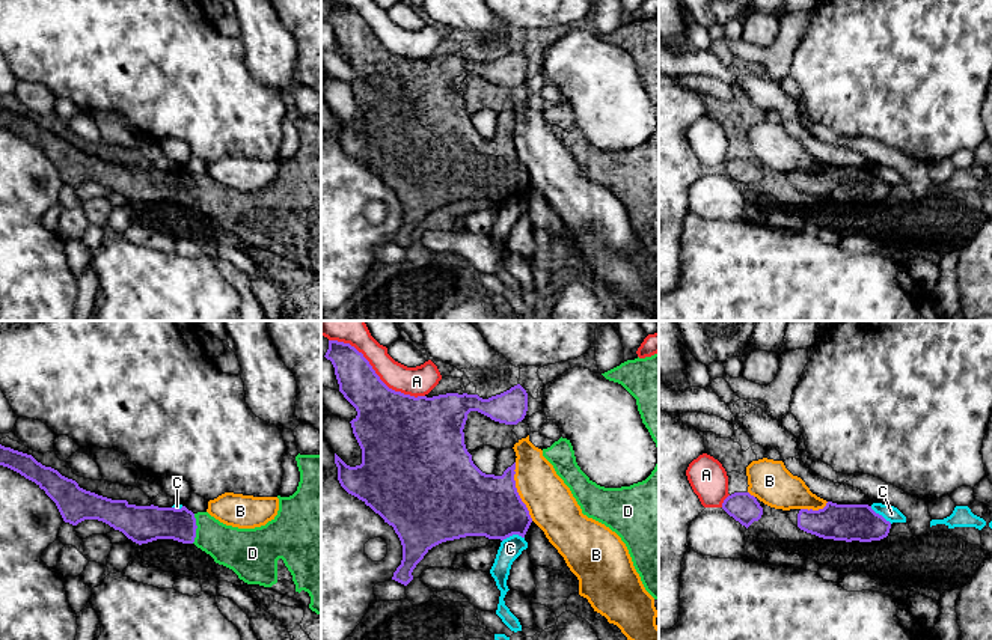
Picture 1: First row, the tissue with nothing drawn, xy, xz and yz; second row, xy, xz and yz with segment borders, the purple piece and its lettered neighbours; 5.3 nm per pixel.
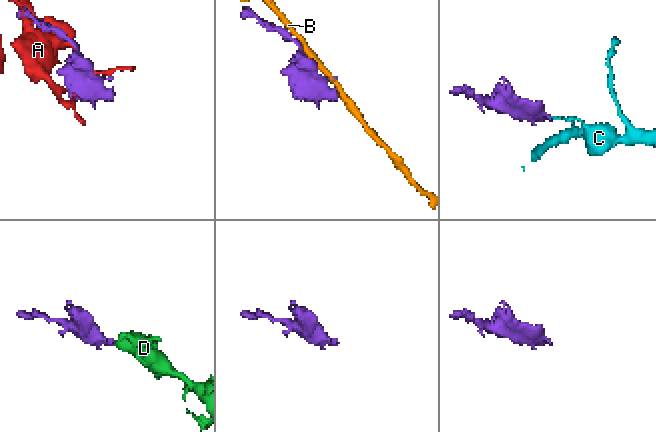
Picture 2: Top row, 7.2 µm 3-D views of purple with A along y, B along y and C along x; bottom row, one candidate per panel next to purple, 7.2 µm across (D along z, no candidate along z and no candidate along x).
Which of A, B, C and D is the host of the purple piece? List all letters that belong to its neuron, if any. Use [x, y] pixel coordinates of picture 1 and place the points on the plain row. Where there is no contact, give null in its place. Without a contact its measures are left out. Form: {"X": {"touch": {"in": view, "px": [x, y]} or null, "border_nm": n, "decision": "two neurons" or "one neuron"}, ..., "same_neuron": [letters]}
{"A": {"touch": {"in": "xz", "px": [374, 35]}, "border_nm": 600, "decision": "two neurons"}, "B": {"touch": {"in": "xz", "px": [516, 154]}, "border_nm": 320, "decision": "two neurons"}, "C": {"touch": {"in": "xz", "px": [513, 196]}, "border_nm": 120, "decision": "two neurons"}, "D": {"touch": {"in": "xy", "px": [196, 190]}, "border_nm": 160, "decision": "one neuron"}, "same_neuron": ["D"]}

